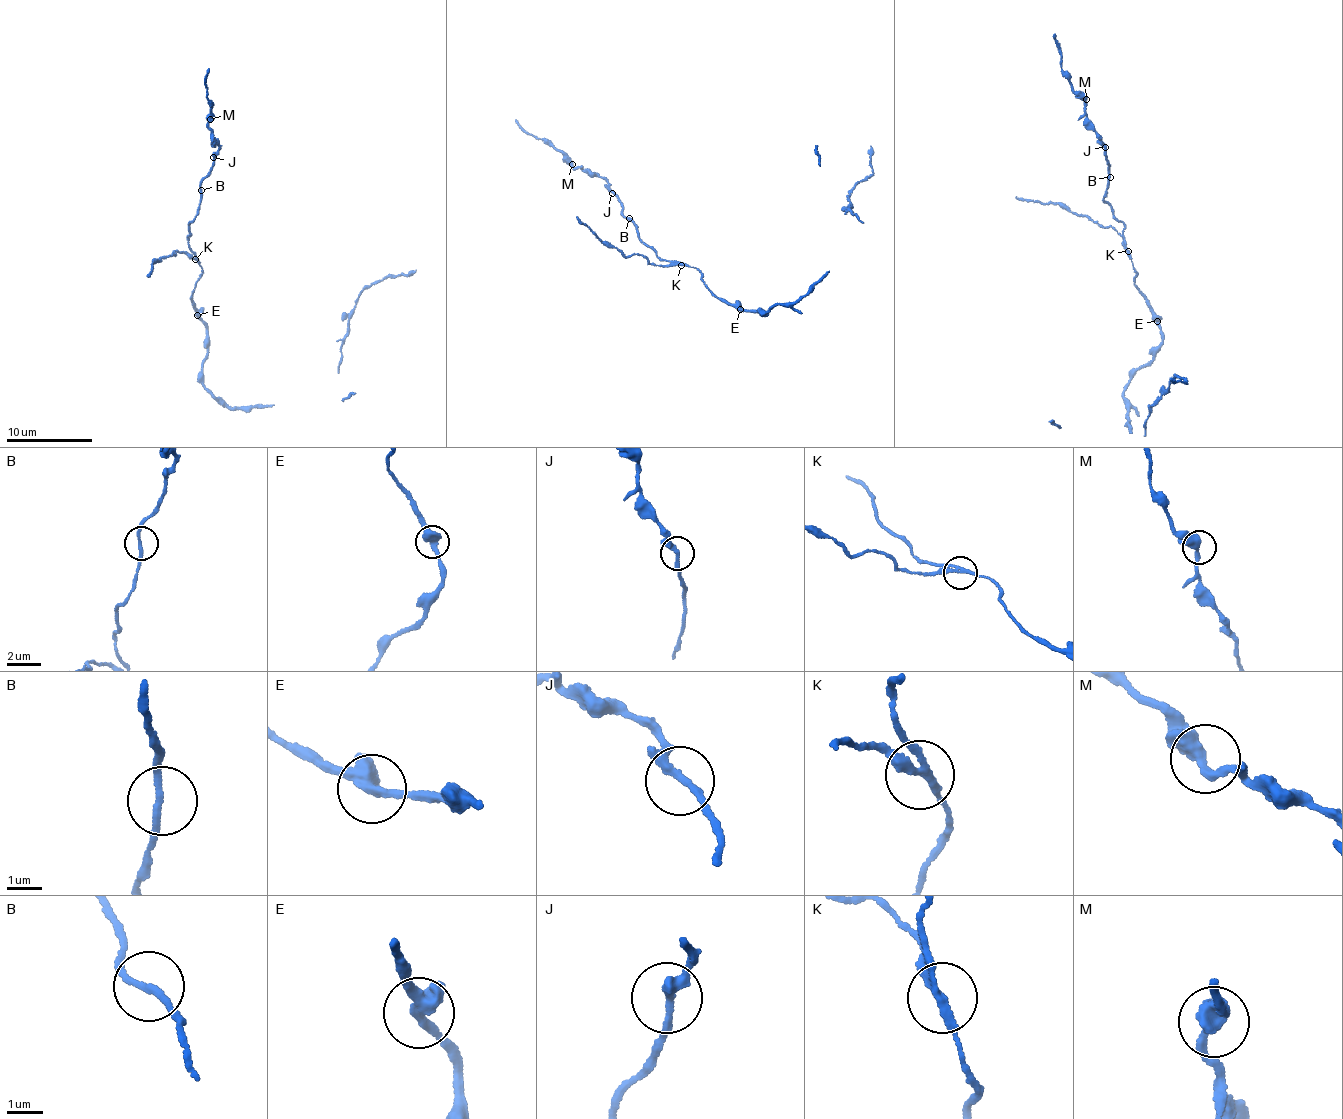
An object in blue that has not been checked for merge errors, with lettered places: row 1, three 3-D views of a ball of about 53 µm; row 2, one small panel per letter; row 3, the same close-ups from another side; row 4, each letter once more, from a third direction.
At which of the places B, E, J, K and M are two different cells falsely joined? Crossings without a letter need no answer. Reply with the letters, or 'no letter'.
E, K

